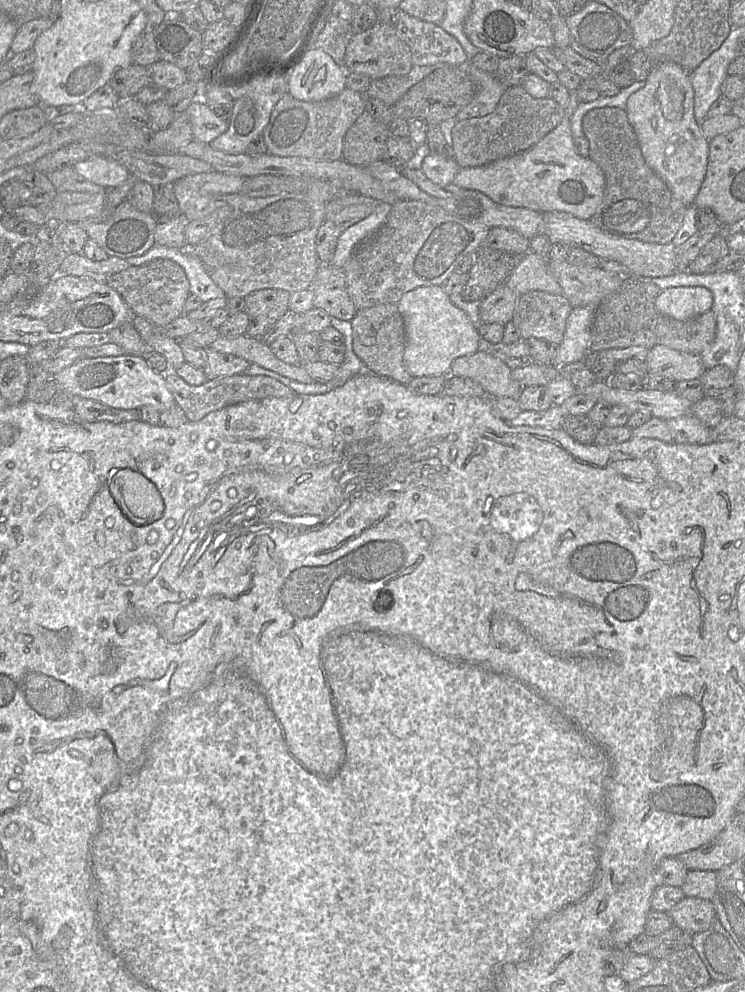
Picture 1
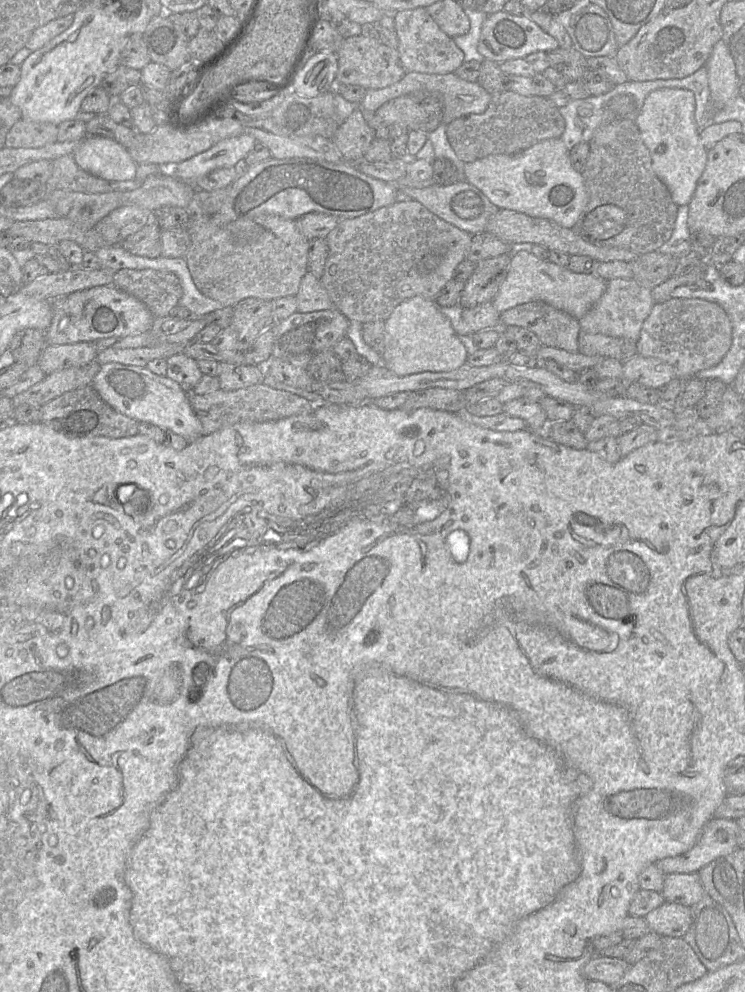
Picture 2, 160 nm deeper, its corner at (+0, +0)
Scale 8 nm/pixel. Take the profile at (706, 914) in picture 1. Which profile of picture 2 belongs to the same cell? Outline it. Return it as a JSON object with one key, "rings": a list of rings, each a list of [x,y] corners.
{"rings":[[[666,901],[644,918],[650,930],[662,937],[682,938],[692,922],[690,907]]]}

